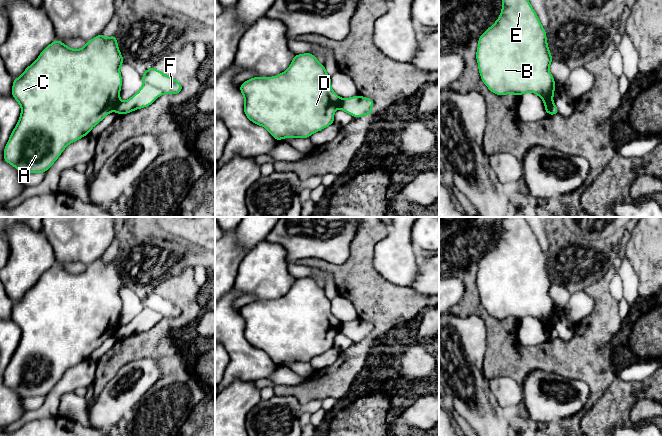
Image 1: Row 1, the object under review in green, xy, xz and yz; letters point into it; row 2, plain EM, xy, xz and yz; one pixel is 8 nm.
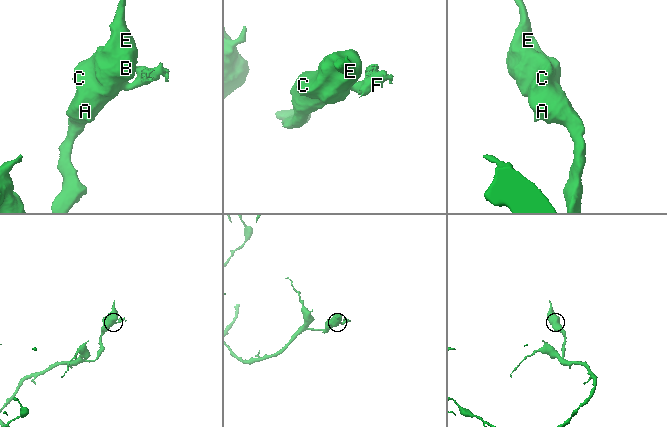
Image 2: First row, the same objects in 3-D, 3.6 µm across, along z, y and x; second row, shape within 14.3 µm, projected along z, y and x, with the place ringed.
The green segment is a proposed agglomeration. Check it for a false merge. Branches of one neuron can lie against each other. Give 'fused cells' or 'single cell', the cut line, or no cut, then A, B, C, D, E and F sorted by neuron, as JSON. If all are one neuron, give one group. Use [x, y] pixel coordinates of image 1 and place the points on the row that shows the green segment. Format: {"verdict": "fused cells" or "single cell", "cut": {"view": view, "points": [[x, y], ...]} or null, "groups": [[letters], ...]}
{"verdict": "fused cells", "cut": {"view": "xy", "points": [[120, 101], [114, 109]]}, "groups": [["A", "B", "C", "D", "E"], ["F"]]}

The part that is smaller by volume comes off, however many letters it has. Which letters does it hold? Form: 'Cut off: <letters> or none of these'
Cut off: F

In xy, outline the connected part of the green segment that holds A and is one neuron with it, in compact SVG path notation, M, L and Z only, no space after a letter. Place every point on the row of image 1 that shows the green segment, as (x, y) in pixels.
M100 33L95 38L87 41L86 45L81 49L71 49L59 40L54 40L49 44L42 50L39 57L25 69L22 75L13 81L11 95L20 104L21 114L18 123L11 132L10 138L4 148L4 160L8 164L14 166L21 174L45 173L69 144L88 135L94 126L101 122L110 112L115 110L117 104L120 102L120 90L122 86L120 66L123 63L124 60L117 44L116 35L106 38Z

